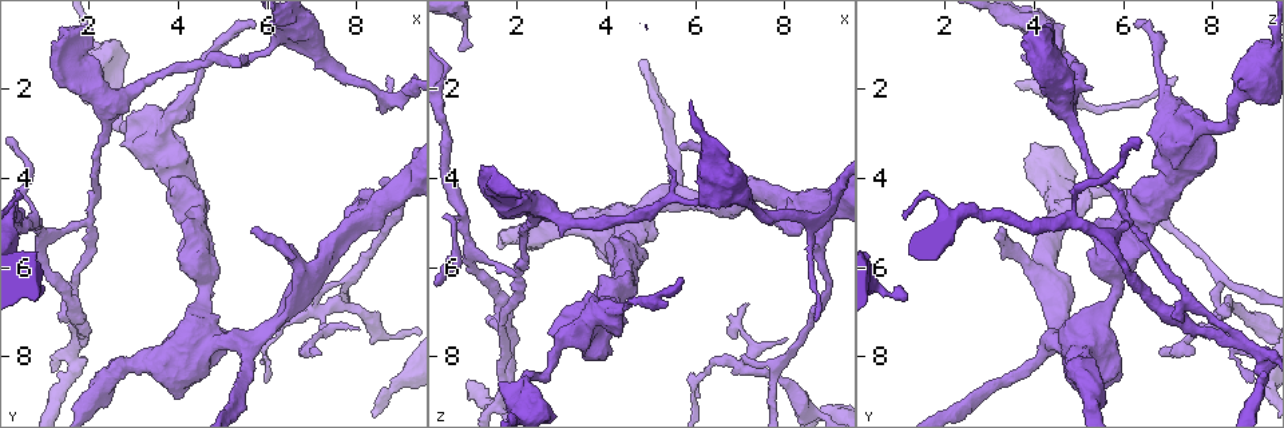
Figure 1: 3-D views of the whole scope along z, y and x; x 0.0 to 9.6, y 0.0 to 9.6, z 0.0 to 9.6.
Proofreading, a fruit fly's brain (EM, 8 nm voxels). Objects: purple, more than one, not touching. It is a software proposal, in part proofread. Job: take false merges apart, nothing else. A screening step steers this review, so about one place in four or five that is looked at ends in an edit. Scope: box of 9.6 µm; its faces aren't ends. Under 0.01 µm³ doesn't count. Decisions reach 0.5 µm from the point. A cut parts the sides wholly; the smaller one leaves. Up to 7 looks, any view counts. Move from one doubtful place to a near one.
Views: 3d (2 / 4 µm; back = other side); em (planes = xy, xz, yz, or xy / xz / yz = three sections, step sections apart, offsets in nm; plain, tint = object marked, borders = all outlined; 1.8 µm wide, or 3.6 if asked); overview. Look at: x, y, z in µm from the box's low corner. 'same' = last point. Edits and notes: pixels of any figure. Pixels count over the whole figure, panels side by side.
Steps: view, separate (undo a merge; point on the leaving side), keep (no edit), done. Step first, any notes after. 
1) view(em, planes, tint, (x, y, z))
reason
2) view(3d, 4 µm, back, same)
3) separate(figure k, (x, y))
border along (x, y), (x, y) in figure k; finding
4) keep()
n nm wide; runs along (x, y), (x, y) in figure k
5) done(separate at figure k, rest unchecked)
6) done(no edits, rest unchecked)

view(em, 3.6 µm, planes, tint, (2.05, 4.90, 6.10))
branch point

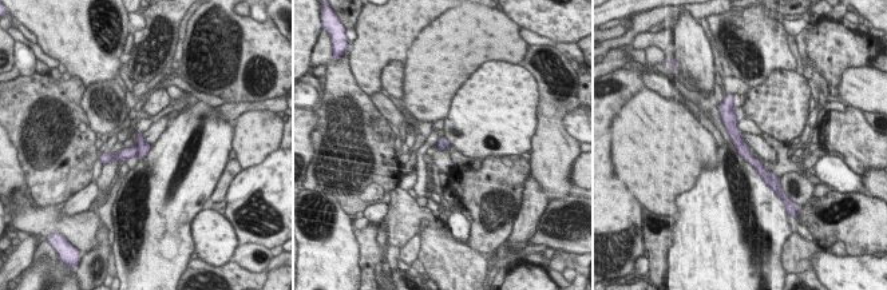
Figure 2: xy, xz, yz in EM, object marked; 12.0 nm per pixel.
separate(figure 2, (123, 154))
two neurons meet here

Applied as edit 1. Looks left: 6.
view(overview)

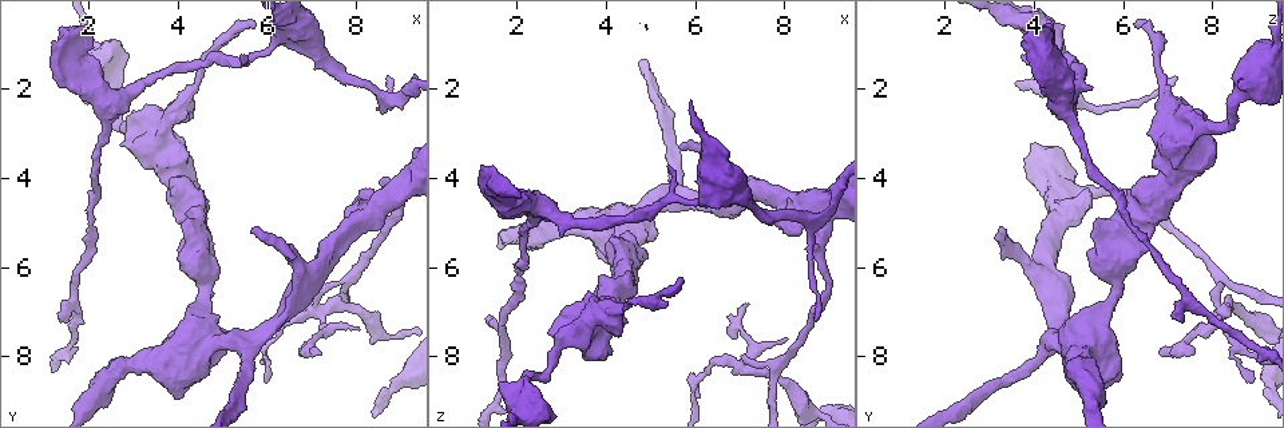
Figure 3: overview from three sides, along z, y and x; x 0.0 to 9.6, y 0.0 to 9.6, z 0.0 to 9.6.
view(em, planes, tint, (2.60, 2.80, 8.30))
sharp bend

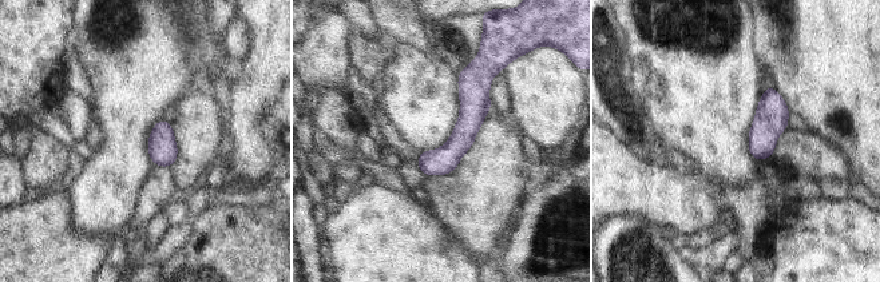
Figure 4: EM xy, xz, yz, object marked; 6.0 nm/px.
keep()
160 nm wide; runs along (475, 67), (468, 126), (427, 171) in figure 4; all the same neuron

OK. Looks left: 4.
view(3d, 4 µm, (6.95, 6.30, 4.35))
a fork

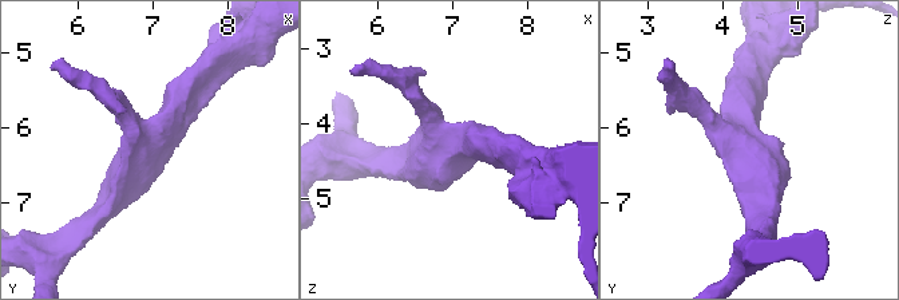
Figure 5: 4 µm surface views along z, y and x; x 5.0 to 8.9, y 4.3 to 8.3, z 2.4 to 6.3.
view(em, 3.6 µm, planes, plain, (6.90, 6.25, 4.40))
3 arms; arms of 260, 380, 400 nm; now the EM

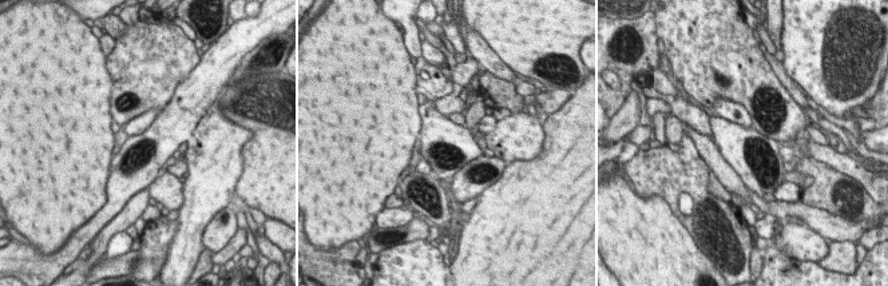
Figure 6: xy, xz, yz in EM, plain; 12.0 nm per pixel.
view(em, 3.6 µm, planes, tint, same)

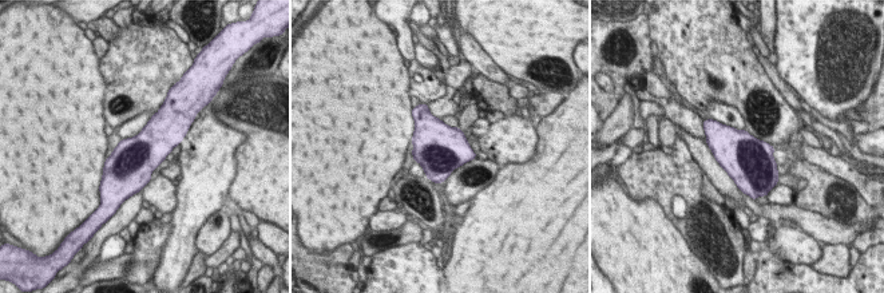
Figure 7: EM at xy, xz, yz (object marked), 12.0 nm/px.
keep()
continuous, no second neuron

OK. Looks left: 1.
done(separate at figure 2, rest unchecked)

